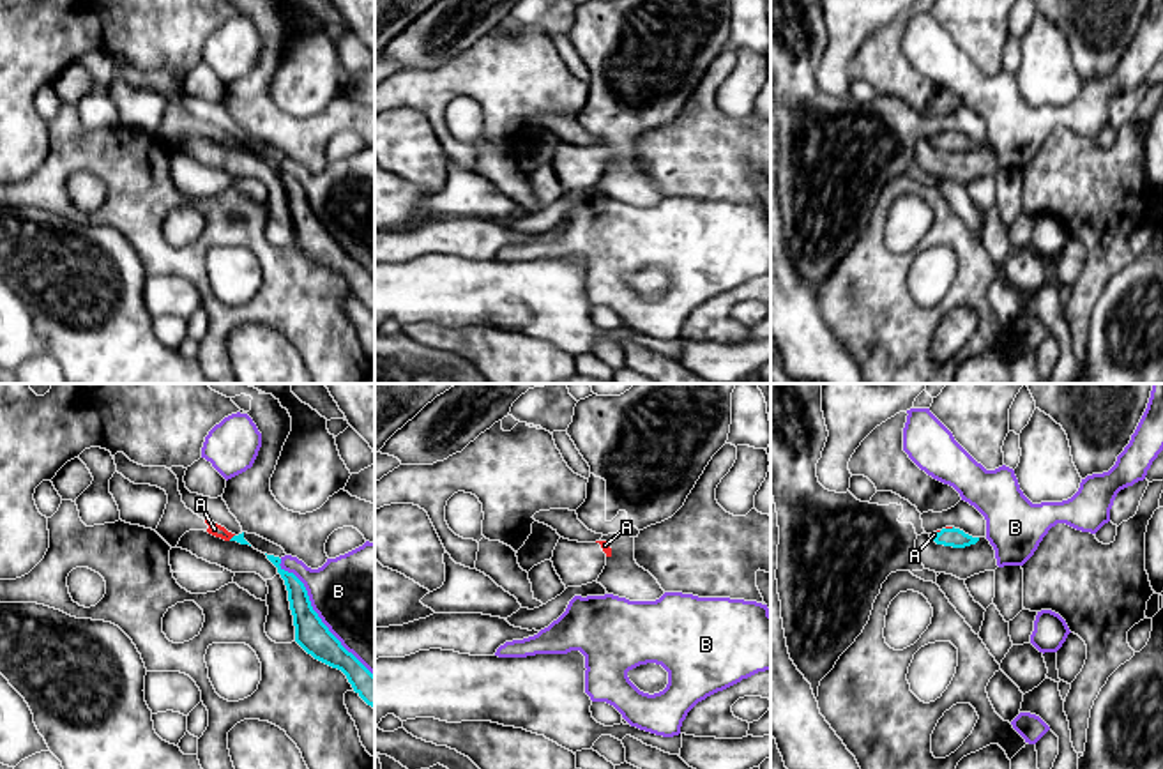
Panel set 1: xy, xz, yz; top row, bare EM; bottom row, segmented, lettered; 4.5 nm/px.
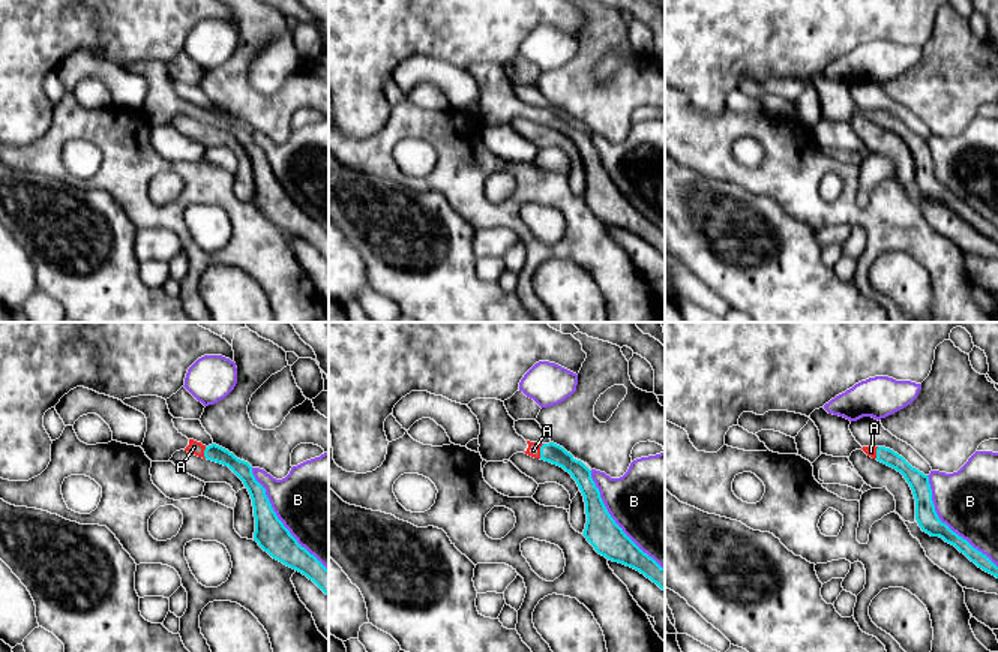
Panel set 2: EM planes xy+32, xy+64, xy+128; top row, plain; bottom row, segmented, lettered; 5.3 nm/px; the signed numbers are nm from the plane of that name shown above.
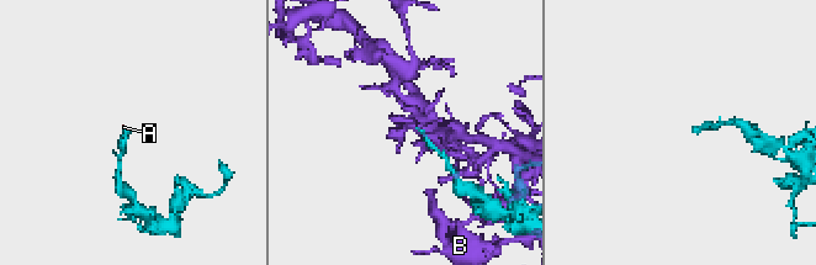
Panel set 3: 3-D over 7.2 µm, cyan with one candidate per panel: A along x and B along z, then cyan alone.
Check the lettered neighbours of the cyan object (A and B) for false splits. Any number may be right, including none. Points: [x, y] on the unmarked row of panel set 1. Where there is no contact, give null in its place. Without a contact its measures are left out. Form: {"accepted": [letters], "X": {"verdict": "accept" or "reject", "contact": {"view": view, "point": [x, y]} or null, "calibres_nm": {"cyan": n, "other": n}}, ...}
{"accepted": ["A"], "A": {"verdict": "accept", "contact": {"view": "yz", "point": [935, 140]}, "calibres_nm": {"cyan": 90, "other": 20}}, "B": {"verdict": "reject", "contact": {"view": "xy", "point": [317, 220]}, "calibres_nm": {"cyan": 150, "other": 460}}}

